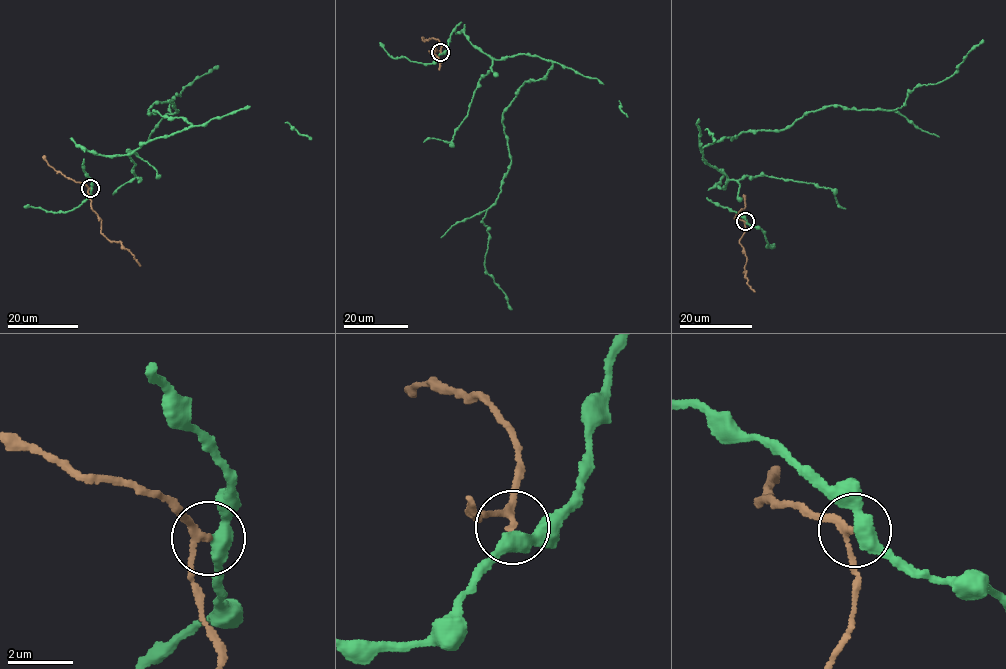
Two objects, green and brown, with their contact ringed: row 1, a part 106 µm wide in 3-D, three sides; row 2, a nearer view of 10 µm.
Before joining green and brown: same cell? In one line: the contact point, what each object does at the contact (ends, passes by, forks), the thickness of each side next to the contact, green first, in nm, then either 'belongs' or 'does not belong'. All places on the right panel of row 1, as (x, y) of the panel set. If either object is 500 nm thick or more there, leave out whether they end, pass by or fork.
place (745, 221); green passes by; brown passes by; calibres 400 and 160 nm; does not belong

